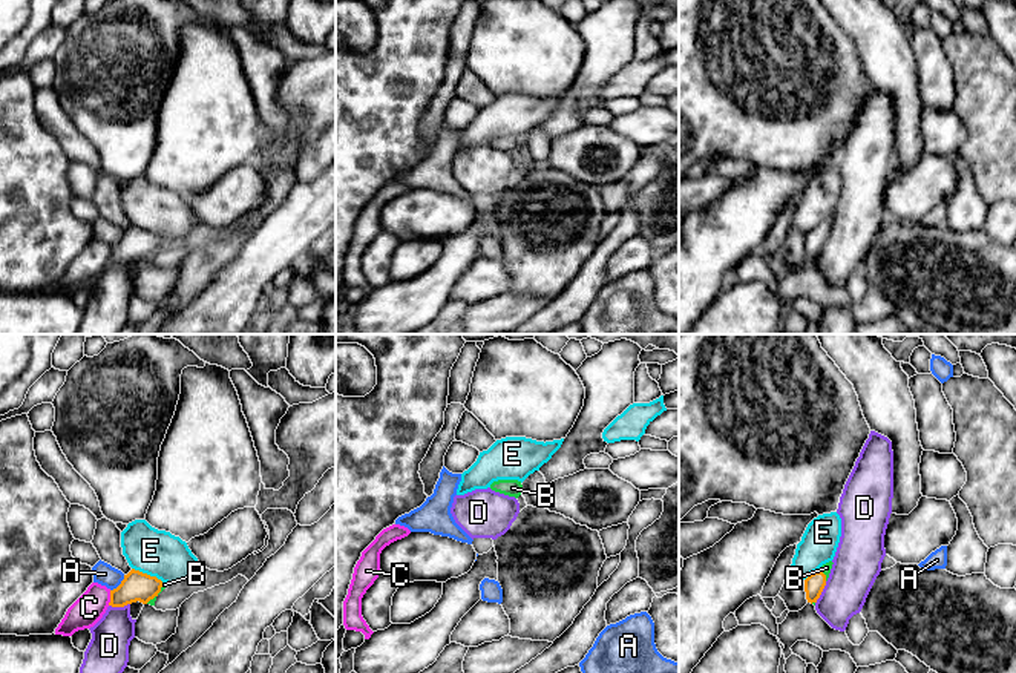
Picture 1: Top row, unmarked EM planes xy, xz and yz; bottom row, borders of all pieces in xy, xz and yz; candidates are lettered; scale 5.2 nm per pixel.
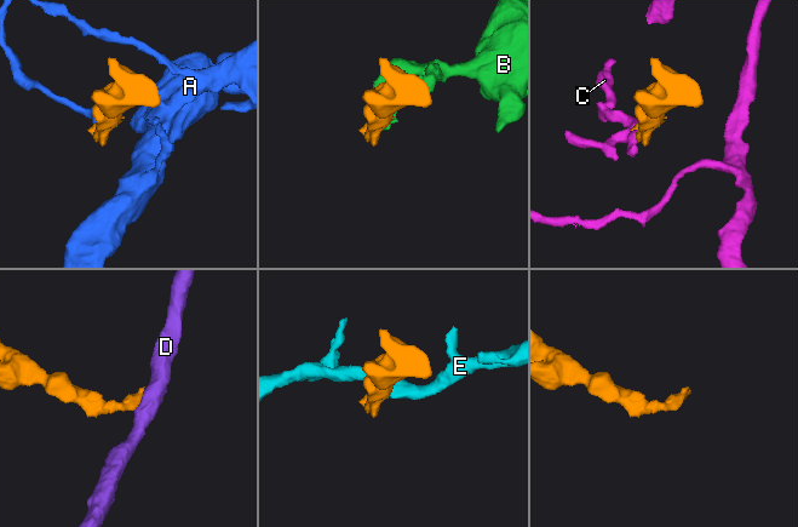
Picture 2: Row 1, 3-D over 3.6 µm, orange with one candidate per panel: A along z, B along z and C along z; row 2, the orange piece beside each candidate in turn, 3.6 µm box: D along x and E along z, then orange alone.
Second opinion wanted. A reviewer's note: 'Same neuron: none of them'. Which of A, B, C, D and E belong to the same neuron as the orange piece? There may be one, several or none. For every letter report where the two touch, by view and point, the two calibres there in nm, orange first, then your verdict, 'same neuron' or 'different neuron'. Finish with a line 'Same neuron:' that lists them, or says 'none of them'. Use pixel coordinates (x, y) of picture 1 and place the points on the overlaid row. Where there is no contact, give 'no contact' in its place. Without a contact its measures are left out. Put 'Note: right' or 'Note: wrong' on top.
Note: wrong
A: meets orange in xy at (120, 584); 160 nm thick on the orange side, 110 nm on the other; different neuron
B: meets orange in xy at (157, 594); 160 nm thick on the orange side, 30 nm on the other; same neuron
C: meets orange in xy at (111, 598); 160 nm thick on the orange side, 160 nm on the other; different neuron
D: meets orange in yz at (822, 590); 110 nm thick on the orange side, 260 nm on the other; different neuron
E: meets orange in xy at (146, 574); 160 nm thick on the orange side, 240 nm on the other; different neuron
Same neuron: B

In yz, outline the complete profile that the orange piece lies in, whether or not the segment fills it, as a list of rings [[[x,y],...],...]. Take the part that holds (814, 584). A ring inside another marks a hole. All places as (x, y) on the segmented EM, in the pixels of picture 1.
[[[832,561],[823,564],[817,572],[811,573],[805,579],[805,592],[806,592],[808,602],[815,606],[817,599],[820,598],[826,586],[832,564],[834,564]]]

